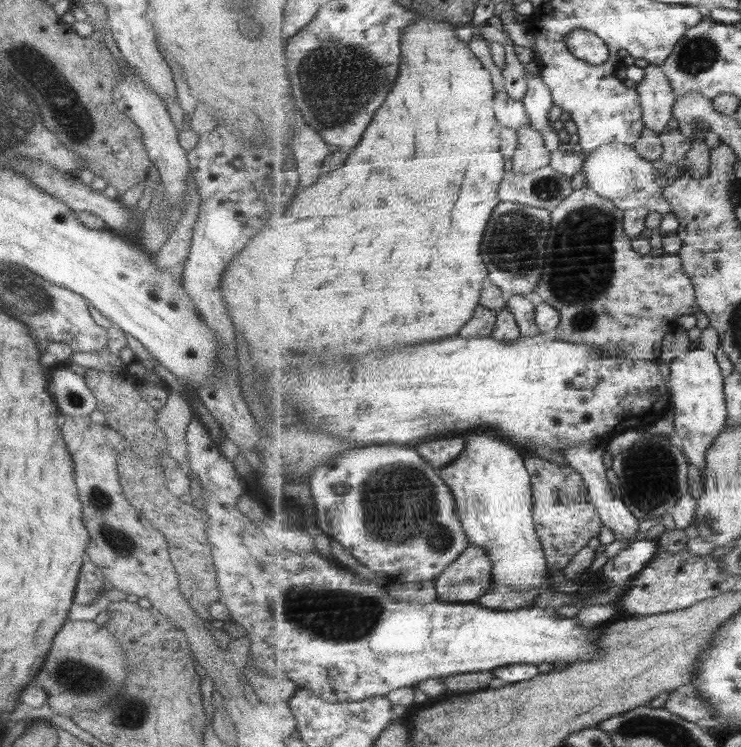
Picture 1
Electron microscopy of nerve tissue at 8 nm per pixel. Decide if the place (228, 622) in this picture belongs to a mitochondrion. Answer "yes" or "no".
no

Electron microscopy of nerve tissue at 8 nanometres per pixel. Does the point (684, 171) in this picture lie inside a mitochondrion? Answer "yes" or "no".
no

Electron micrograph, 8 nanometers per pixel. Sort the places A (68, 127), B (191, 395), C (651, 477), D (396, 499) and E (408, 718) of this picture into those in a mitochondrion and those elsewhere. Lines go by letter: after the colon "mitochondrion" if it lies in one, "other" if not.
A: mitochondrion
B: other
C: mitochondrion
D: mitochondrion
E: other

